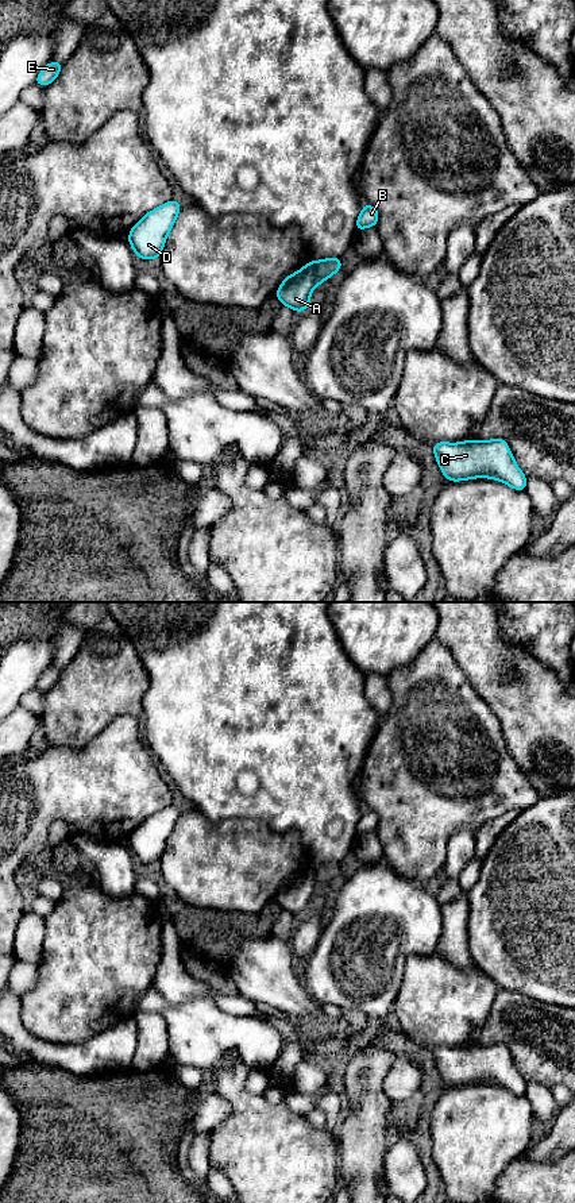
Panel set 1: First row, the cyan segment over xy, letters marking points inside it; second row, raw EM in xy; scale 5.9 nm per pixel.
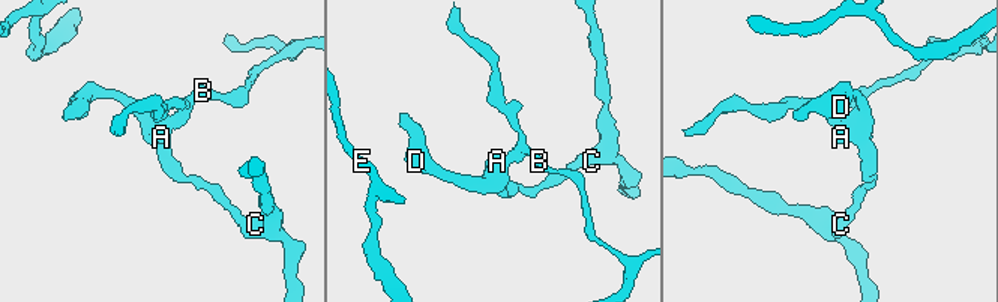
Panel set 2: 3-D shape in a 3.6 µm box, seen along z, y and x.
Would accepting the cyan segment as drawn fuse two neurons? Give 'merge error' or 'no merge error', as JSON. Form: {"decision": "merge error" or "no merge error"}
{"decision": "merge error"}

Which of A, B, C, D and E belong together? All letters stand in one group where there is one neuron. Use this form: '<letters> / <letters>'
A C D / B E

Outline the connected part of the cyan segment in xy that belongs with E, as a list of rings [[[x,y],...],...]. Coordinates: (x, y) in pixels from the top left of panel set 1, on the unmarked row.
[[[49,667],[38,679],[36,690],[50,690],[59,679],[63,667]]]

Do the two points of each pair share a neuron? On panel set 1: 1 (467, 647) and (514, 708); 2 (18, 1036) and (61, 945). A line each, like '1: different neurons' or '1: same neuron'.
1: same neuron
2: different neurons

